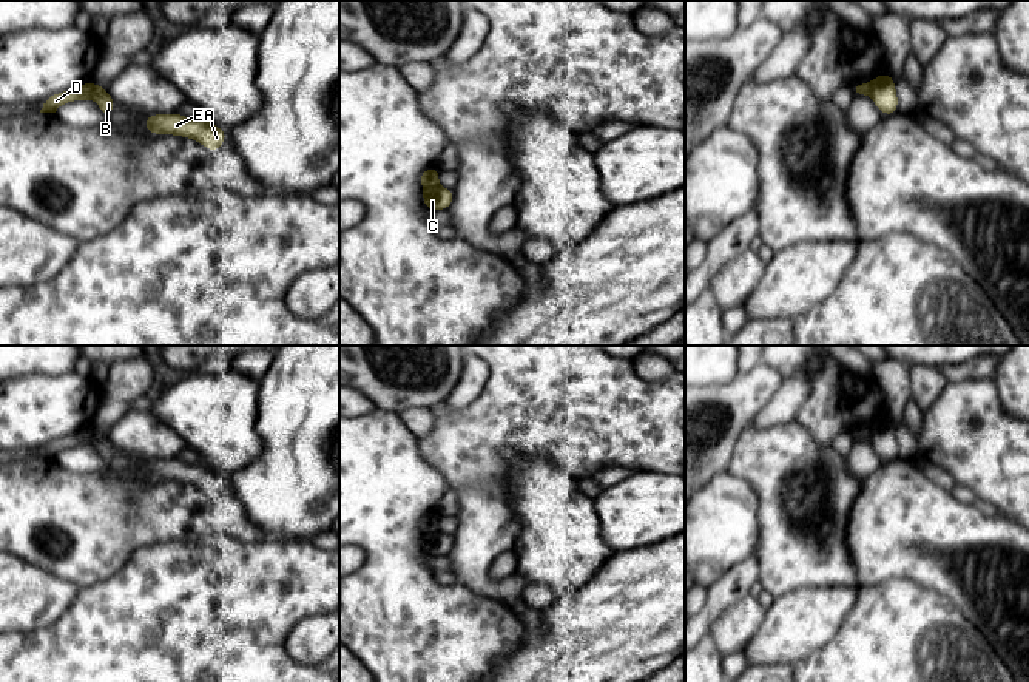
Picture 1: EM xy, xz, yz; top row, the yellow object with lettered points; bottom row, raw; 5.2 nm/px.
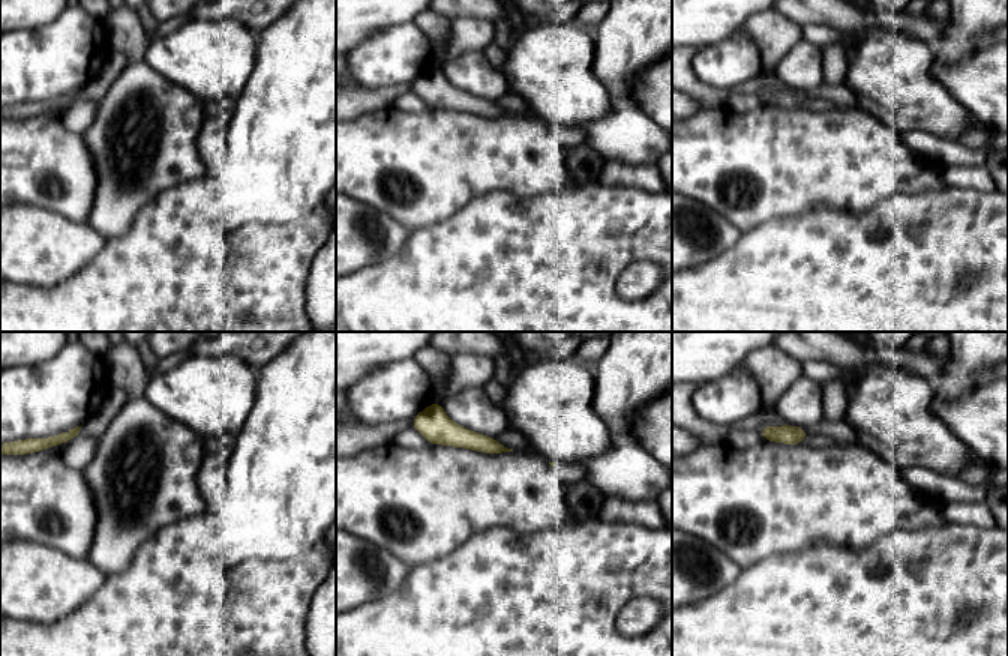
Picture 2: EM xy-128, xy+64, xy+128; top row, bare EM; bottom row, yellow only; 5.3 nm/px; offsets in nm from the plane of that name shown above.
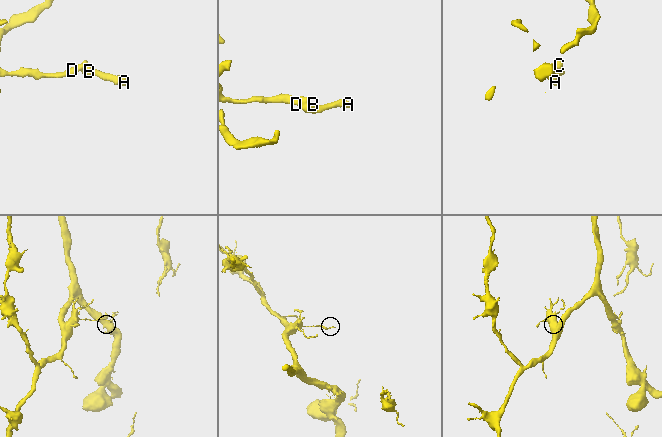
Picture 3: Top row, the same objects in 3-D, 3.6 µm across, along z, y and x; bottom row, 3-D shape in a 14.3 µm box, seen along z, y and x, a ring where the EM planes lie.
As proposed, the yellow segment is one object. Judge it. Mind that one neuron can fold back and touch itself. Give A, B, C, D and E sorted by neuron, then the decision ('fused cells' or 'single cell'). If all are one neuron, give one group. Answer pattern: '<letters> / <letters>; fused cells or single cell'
A B C E / D; fused cells

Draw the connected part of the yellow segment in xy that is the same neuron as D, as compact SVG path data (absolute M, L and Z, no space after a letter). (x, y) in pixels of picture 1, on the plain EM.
M83 429L80 432L76 432L76 434L71 434L71 435L66 435L59 440L52 440L52 441L46 443L40 458L56 458L57 454L63 449L82 446L83 444L83 434L86 430L88 429Z

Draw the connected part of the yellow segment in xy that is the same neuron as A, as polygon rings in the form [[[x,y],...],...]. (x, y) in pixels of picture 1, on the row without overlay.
[[[179,458],[145,461],[145,474],[151,480],[174,480],[190,483],[210,497],[218,497],[228,478],[207,464],[188,464]]]

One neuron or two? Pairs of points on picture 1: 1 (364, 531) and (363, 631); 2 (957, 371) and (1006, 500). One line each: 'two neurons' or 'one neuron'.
1: one neuron
2: two neurons

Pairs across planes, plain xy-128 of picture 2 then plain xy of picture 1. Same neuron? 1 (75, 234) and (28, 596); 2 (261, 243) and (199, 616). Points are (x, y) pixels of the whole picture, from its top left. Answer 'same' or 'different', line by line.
1: same
2: same

